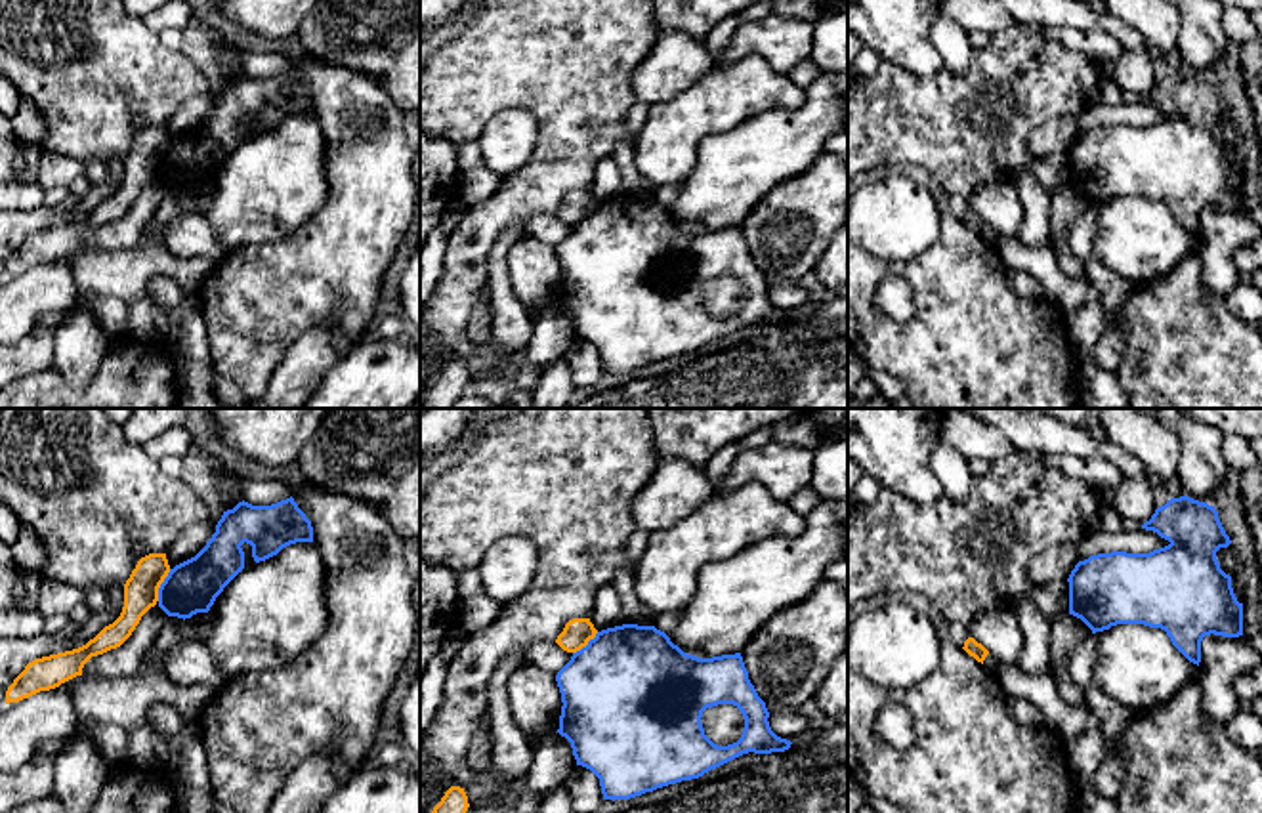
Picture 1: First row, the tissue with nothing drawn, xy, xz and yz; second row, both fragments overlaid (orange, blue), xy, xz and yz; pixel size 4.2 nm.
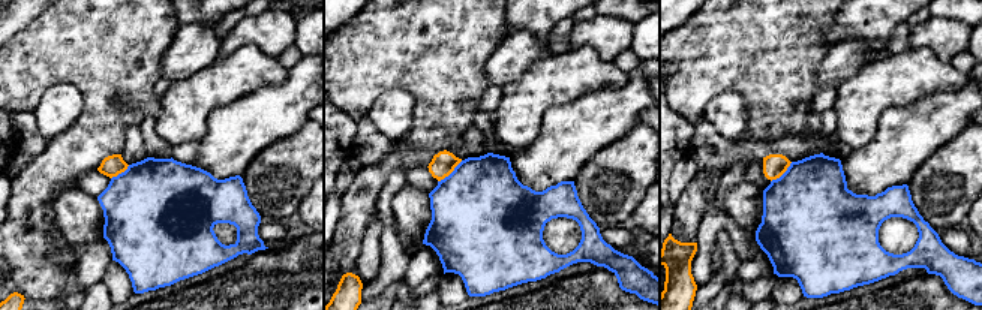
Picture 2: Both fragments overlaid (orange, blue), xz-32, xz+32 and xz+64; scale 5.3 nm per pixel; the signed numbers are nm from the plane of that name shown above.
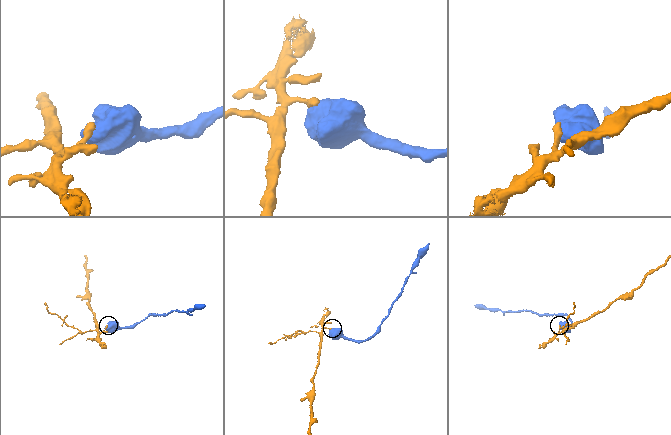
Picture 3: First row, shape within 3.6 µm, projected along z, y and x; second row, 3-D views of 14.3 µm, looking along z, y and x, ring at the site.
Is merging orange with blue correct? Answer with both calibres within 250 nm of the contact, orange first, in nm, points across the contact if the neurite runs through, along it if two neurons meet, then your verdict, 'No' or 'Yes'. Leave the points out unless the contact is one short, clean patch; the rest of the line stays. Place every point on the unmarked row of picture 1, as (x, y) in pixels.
Thickness 140 nm (orange) against 220 nm. Boundary: xy (170, 142), (157, 172). No

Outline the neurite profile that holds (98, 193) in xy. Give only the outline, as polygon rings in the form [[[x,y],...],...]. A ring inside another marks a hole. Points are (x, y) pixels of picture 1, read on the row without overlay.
[[[111,176],[109,181],[92,185],[90,191],[74,202],[73,210],[78,216],[94,212],[105,198],[113,197],[120,189],[122,181]]]

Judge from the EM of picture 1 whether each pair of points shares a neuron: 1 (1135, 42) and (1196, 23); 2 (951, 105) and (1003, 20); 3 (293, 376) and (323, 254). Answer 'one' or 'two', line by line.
1: two
2: two
3: two

